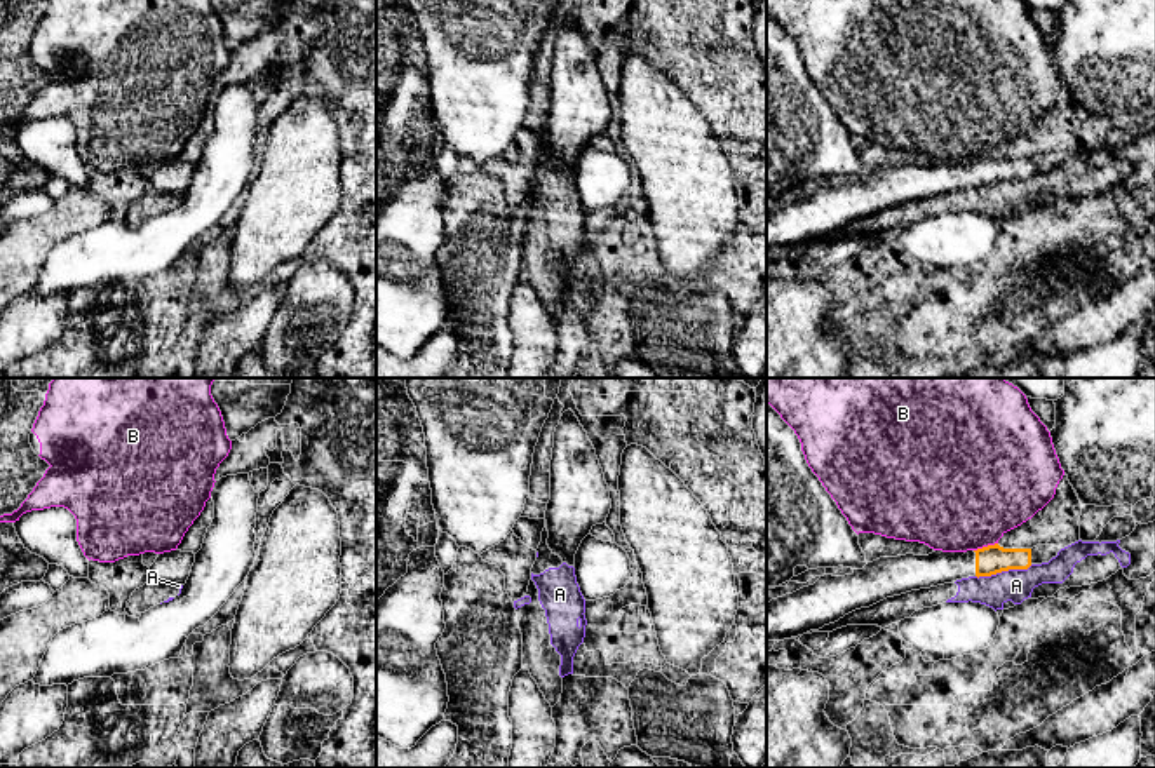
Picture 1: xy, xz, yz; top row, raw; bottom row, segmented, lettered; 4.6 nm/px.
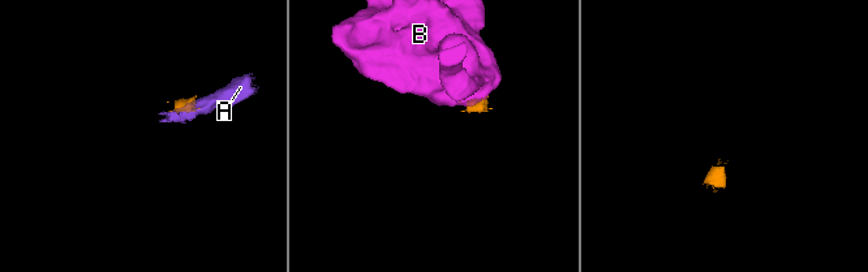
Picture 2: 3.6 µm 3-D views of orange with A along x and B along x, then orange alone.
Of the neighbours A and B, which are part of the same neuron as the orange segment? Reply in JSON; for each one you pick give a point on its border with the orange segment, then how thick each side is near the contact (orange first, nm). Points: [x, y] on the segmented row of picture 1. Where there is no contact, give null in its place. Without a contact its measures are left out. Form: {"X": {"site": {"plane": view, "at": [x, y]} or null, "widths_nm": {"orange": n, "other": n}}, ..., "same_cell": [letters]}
{"same_cell": []}

